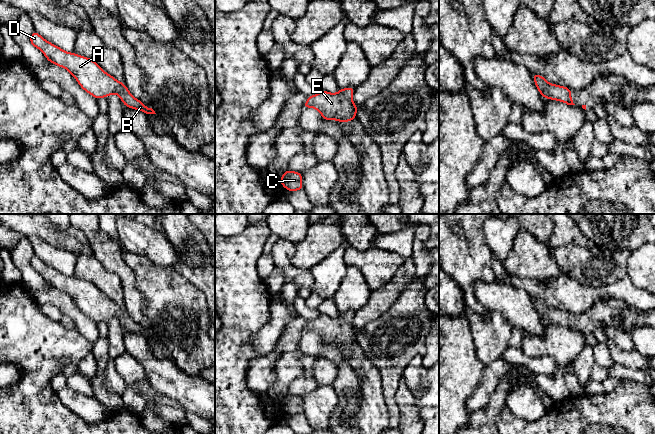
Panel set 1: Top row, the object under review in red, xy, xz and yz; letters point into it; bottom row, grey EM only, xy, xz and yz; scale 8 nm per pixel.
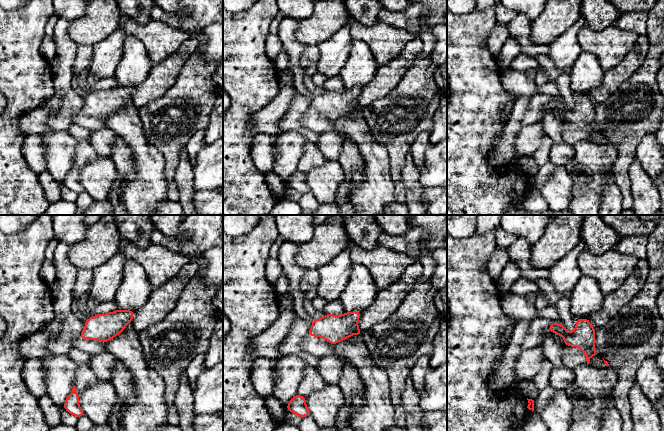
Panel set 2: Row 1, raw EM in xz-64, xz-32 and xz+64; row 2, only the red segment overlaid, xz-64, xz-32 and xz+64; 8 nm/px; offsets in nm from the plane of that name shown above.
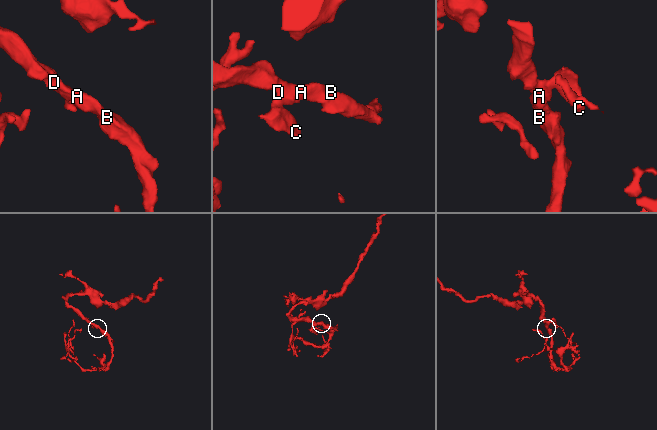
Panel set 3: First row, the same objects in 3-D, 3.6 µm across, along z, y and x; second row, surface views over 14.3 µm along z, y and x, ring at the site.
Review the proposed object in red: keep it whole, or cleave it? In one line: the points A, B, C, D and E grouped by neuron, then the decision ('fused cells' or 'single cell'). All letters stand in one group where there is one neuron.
groups A B C D E; single cell

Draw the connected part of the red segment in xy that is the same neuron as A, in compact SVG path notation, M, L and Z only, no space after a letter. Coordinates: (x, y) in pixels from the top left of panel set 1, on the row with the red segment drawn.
M37 32L30 35L30 43L38 48L49 62L69 71L80 87L96 99L117 94L126 107L146 114L156 114L152 108L146 107L140 100L135 98L129 92L125 83L116 80L92 59L76 53L66 52L44 39Z

